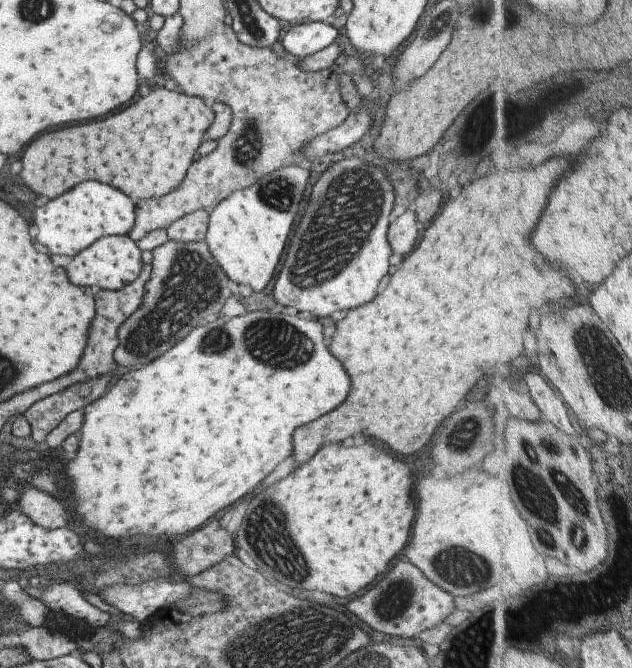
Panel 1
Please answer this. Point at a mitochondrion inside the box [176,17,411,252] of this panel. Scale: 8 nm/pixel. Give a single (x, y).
(281, 194)

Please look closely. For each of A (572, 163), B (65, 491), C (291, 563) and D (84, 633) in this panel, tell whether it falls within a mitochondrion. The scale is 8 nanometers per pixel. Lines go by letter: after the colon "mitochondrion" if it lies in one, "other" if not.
A: other
B: other
C: mitochondrion
D: other

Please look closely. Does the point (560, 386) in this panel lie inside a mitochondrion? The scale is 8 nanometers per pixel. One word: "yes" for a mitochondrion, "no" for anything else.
no

